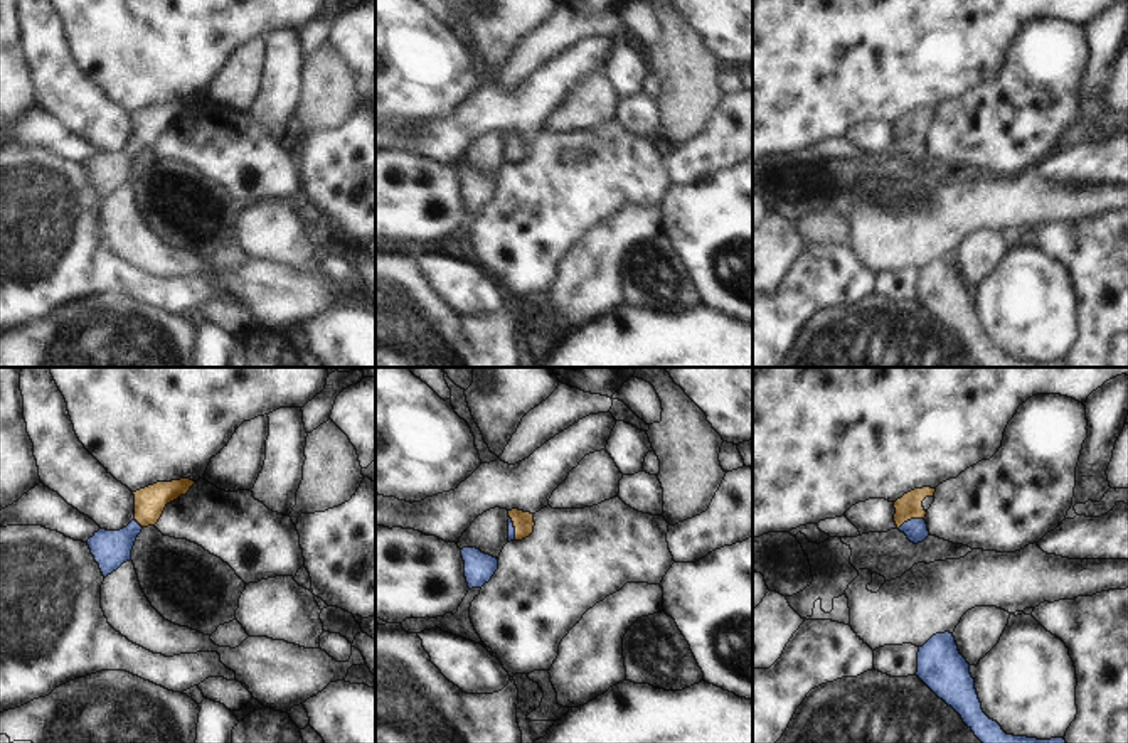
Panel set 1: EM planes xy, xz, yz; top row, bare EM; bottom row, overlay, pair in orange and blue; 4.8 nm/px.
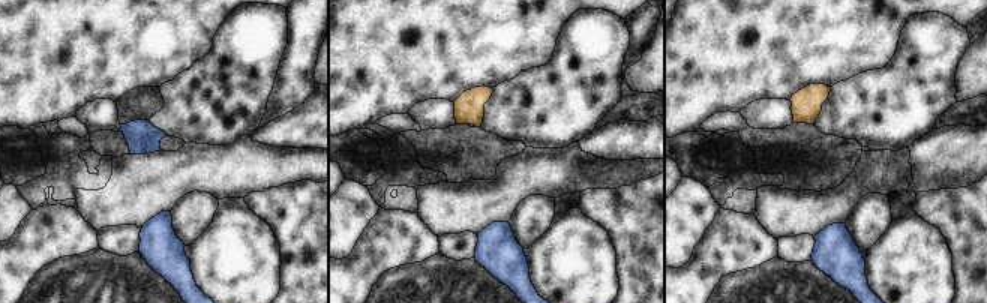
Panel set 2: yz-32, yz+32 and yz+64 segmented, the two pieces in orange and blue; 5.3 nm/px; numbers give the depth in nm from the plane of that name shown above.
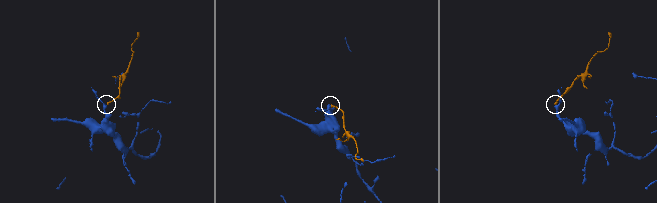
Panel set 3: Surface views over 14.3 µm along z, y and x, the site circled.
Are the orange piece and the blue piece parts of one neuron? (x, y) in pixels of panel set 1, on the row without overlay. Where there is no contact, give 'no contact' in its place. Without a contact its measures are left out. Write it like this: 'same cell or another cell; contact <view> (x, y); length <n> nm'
same cell; contact yz (909, 142); length 140 nm

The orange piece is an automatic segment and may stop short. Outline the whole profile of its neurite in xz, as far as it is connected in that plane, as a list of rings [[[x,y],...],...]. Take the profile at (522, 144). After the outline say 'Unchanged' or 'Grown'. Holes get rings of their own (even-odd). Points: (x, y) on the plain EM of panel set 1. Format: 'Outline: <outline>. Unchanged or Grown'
Outline: [[[519,131],[508,133],[508,165],[522,163],[534,155],[534,136]]]. Grown.

